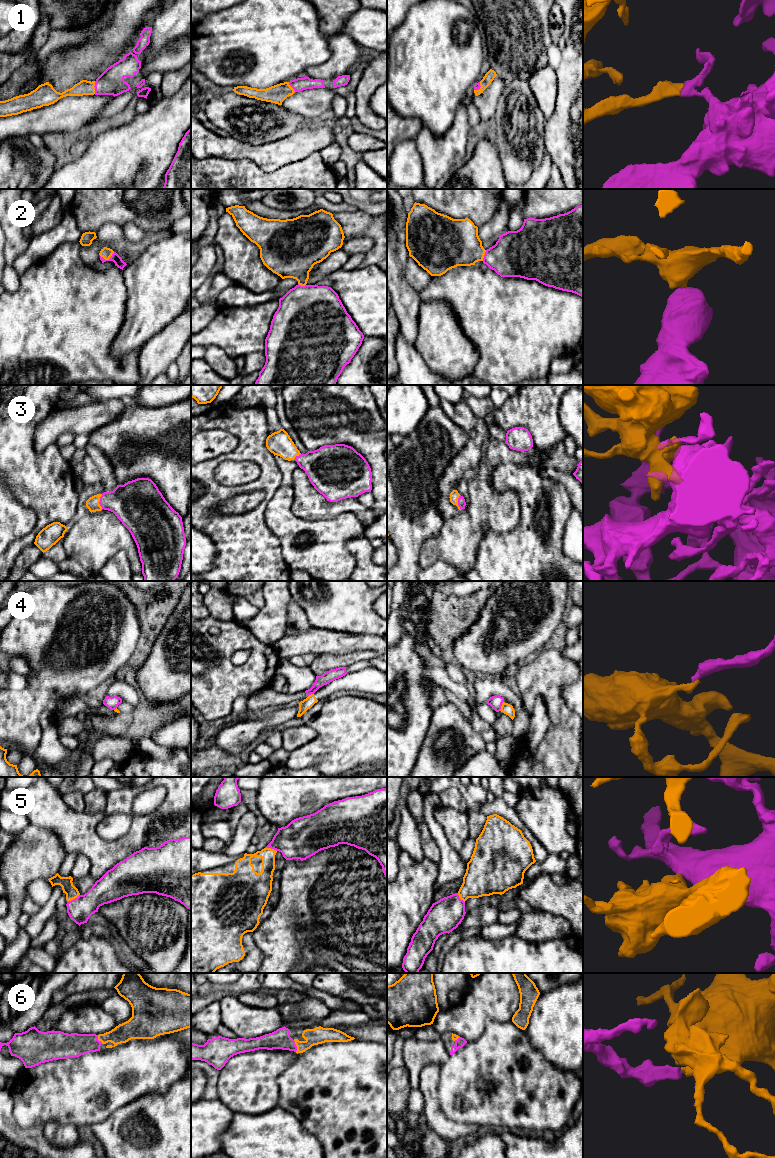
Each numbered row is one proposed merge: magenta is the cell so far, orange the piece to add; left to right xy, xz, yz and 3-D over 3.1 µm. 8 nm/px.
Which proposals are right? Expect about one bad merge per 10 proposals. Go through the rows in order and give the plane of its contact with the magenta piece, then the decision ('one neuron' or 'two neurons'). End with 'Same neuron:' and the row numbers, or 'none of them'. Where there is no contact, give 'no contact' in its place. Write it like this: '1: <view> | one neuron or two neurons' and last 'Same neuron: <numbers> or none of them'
1: xy | one neuron
2: xy | one neuron
3: xy | one neuron
4: yz | two neurons
5: xy | one neuron
6: xz | one neuron
Same neuron: 1, 2, 3, 5, 6

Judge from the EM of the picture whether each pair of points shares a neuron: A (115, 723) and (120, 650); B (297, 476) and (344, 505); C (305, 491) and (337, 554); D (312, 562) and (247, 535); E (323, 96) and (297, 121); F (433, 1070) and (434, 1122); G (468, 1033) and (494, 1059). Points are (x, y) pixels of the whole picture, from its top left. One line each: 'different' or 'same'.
A: different
B: same
C: different
D: different
E: different
F: same
G: different

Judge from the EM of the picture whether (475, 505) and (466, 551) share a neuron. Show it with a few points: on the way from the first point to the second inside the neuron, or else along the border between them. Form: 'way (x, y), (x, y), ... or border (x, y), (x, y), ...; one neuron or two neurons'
way (475, 516), (466, 526), (466, 540); one neuron

